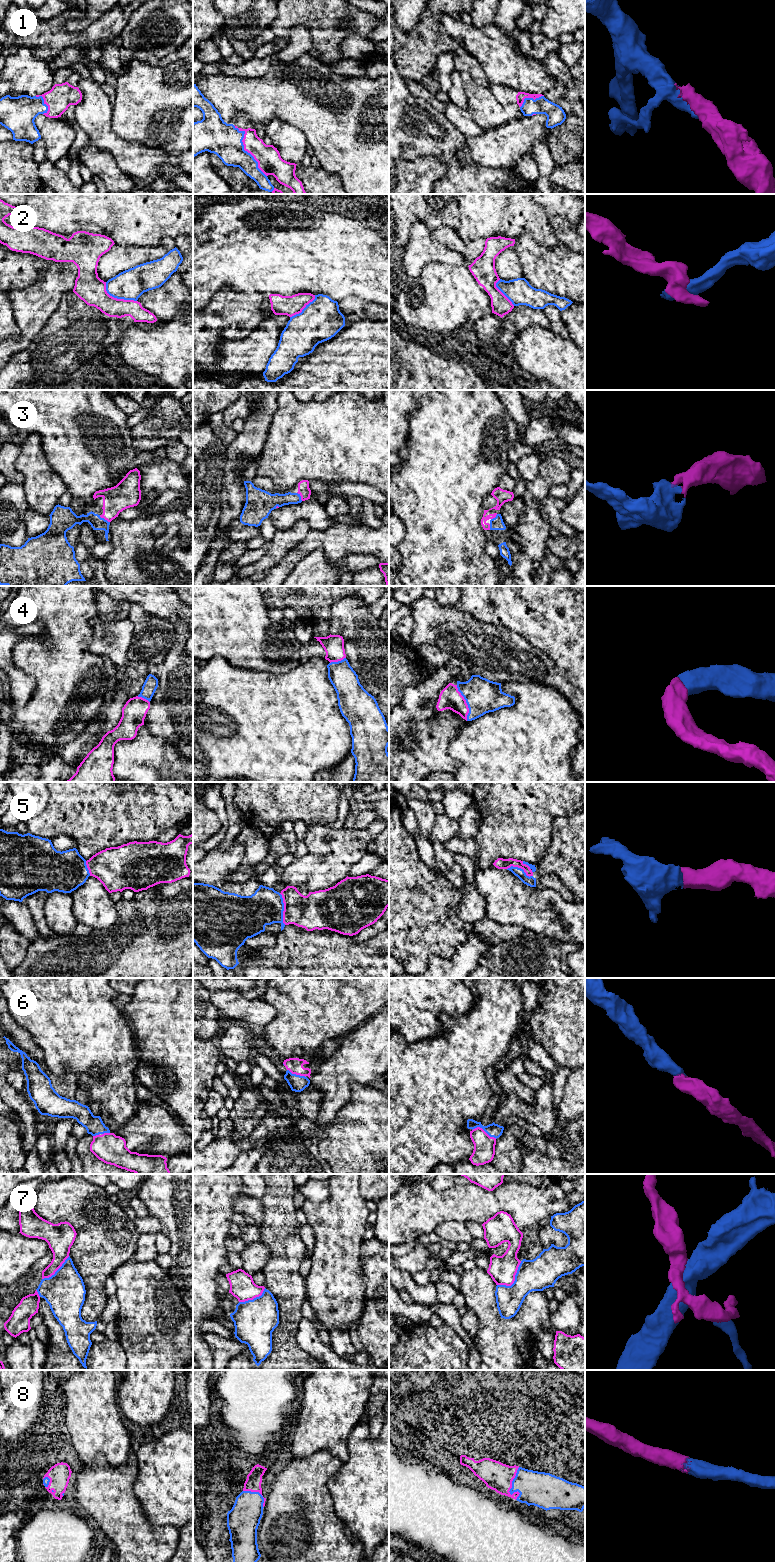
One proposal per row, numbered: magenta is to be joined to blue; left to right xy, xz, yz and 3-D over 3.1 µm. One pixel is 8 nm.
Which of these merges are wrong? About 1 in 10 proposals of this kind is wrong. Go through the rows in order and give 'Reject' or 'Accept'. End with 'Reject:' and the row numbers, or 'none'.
1: Accept
2: Reject
3: Accept
4: Accept
5: Accept
6: Accept
7: Reject
8: Accept
Reject: 2, 7

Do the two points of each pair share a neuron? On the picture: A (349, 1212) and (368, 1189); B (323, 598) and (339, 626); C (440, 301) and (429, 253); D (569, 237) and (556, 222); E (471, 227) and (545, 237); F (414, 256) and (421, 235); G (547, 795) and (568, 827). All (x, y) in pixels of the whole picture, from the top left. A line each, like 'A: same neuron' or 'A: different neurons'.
A: different neurons
B: different neurons
C: different neurons
D: same neuron
E: same neuron
F: same neuron
G: different neurons

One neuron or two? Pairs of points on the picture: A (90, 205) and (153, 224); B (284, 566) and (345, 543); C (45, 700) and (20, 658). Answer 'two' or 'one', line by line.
A: one
B: one
C: one

